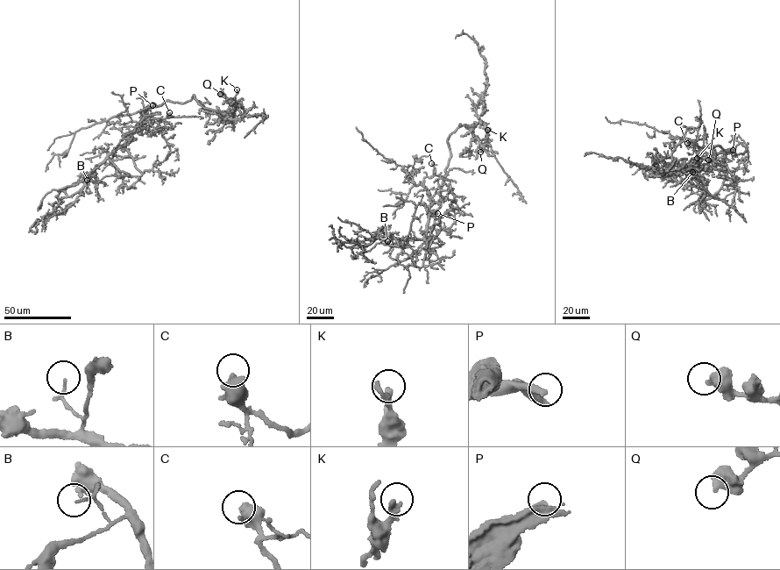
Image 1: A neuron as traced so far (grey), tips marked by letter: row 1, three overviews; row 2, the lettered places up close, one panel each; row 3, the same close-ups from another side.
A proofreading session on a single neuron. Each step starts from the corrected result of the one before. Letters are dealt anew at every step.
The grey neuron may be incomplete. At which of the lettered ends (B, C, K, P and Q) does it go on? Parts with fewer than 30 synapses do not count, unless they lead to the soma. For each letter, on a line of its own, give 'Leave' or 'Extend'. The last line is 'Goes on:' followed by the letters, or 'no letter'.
B: Leave
C: Leave
K: Leave
P: Extend
Q: Leave
Goes on: P

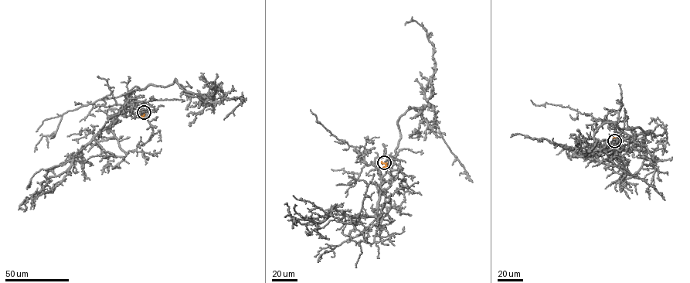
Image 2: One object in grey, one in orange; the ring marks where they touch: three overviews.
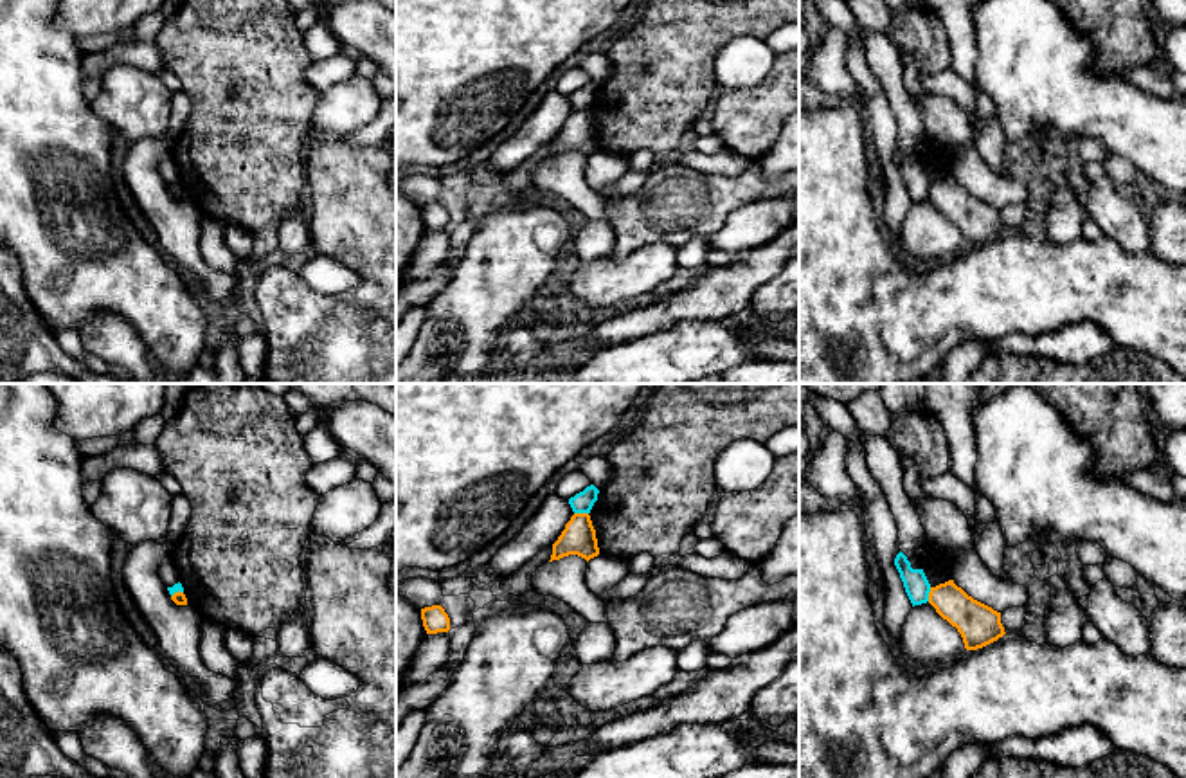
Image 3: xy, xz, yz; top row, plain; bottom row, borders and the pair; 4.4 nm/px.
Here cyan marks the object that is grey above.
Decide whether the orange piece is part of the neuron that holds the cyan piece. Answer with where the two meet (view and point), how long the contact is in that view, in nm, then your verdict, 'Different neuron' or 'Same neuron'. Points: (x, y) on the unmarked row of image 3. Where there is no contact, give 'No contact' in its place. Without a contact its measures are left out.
Touches cyan at xz (582, 108). Shared border 60 nm. Different neuron

